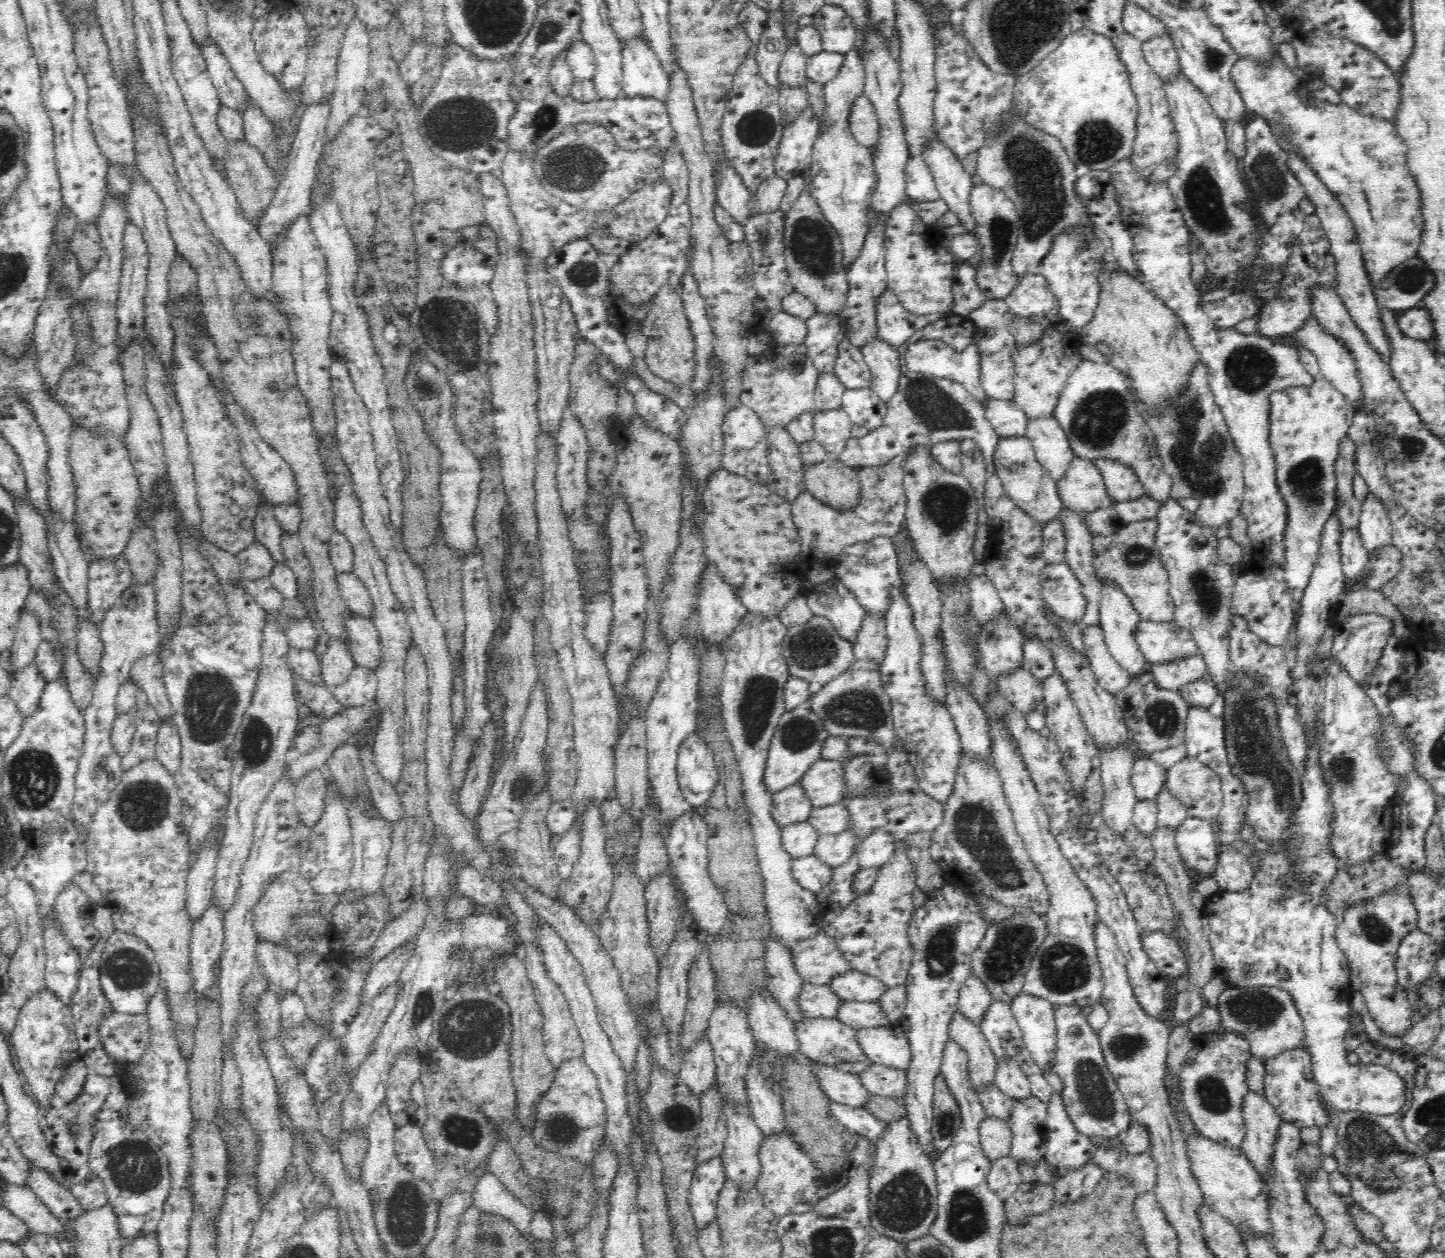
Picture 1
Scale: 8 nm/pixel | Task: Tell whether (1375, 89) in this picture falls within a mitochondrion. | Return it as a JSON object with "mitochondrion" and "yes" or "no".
{"mitochondrion":"no"}

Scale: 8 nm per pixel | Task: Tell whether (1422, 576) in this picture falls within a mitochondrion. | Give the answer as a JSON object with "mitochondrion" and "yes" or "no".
{"mitochondrion":"yes"}

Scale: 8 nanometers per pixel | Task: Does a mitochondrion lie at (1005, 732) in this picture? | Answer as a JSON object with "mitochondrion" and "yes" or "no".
{"mitochondrion":"no"}

